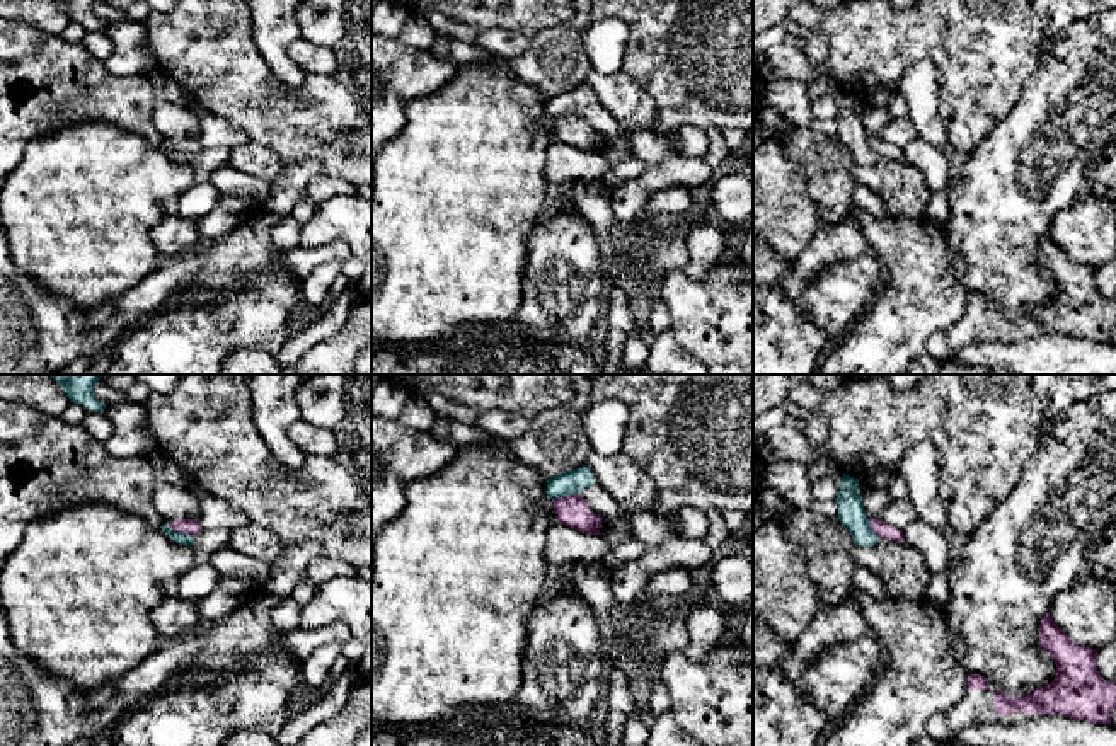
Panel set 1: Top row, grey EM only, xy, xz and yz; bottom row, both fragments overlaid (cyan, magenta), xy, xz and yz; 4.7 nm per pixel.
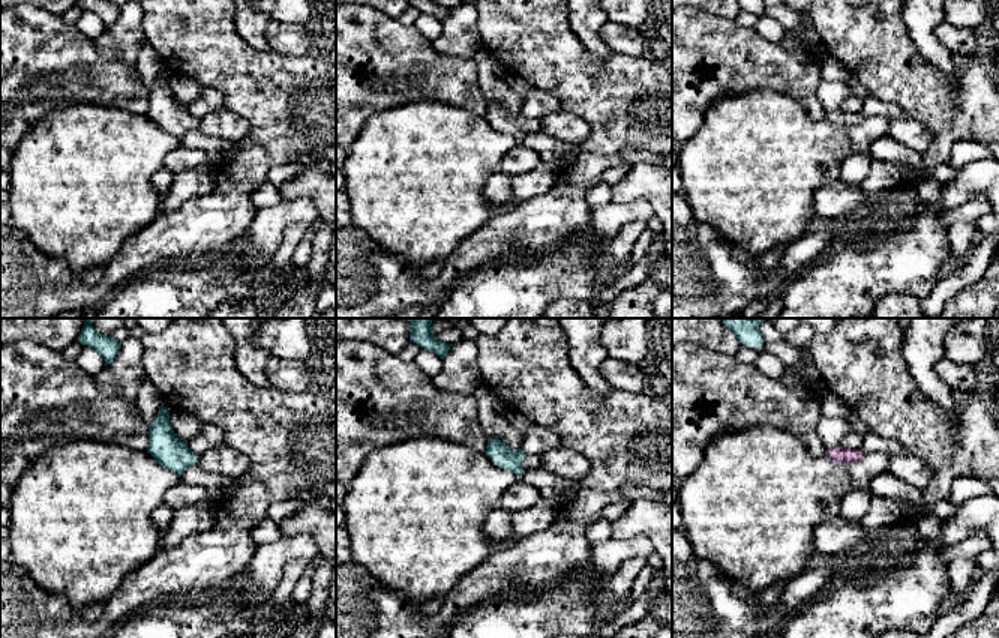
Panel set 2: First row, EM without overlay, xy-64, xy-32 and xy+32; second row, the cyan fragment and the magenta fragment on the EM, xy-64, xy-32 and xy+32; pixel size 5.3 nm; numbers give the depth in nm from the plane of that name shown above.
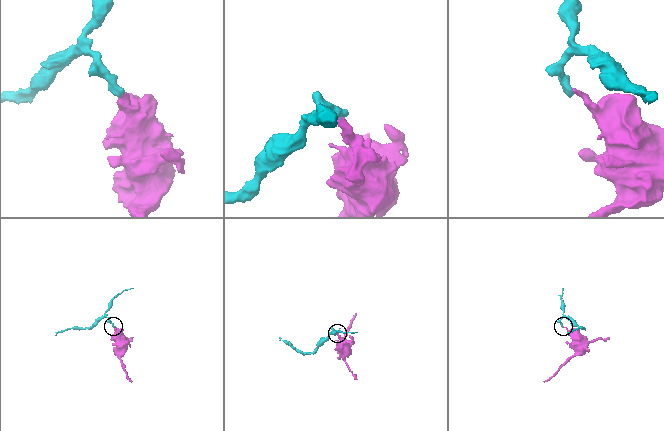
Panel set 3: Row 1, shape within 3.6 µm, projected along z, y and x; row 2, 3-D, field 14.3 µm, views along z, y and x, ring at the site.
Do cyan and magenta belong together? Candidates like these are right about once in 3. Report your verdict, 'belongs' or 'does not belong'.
belongs

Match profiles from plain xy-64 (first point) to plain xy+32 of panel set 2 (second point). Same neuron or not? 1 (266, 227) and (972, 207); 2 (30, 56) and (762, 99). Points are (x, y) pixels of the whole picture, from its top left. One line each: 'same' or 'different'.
1: same
2: different

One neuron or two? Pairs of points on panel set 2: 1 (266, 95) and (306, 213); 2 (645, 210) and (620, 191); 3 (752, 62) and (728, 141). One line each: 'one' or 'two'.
1: two
2: two
3: two

